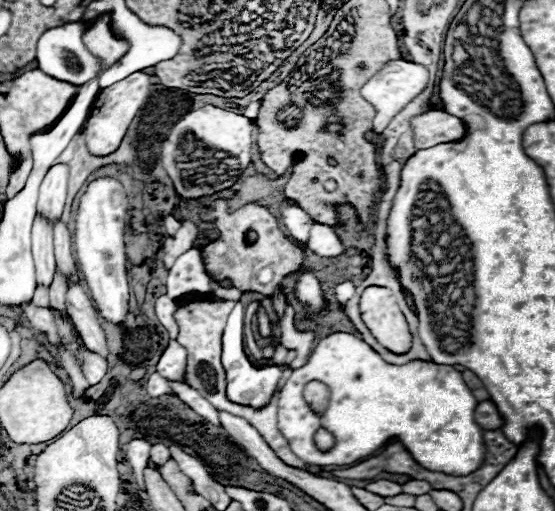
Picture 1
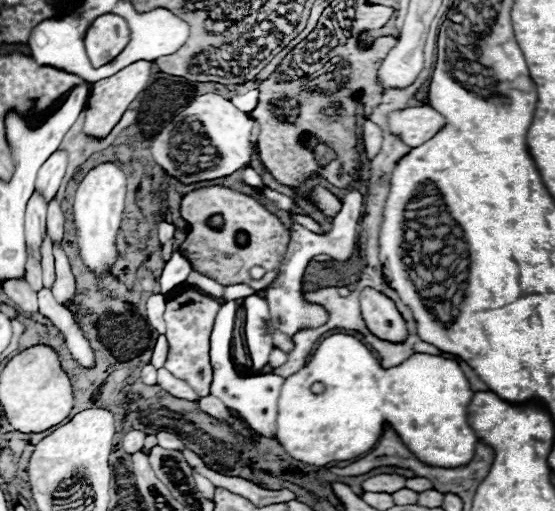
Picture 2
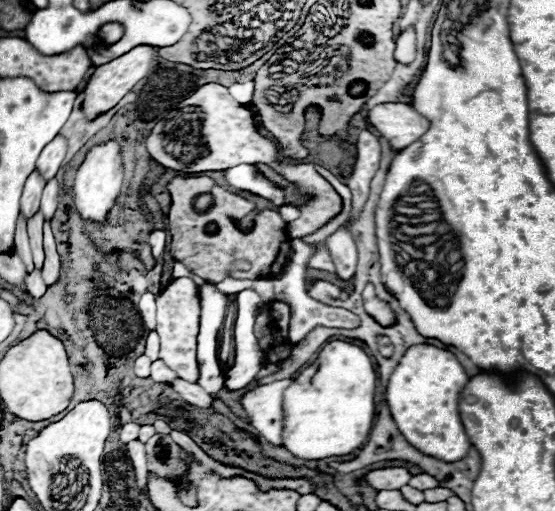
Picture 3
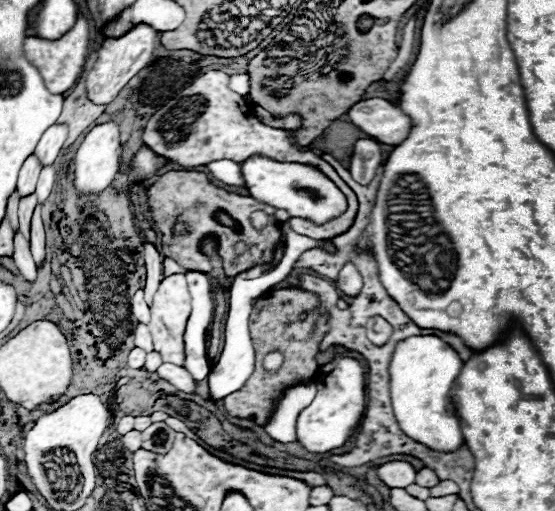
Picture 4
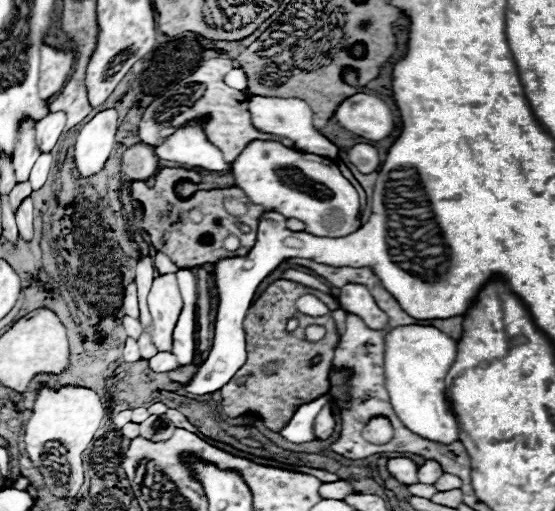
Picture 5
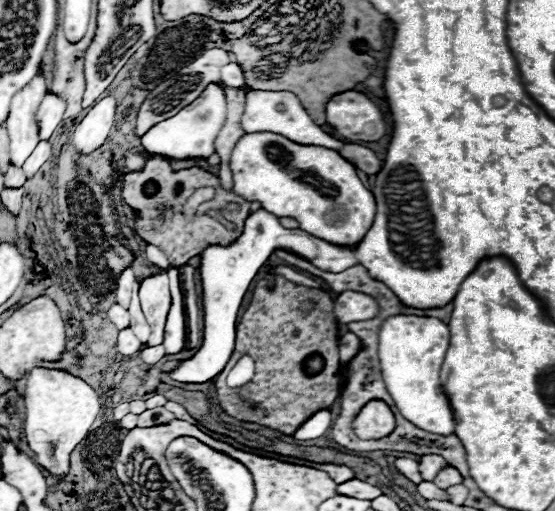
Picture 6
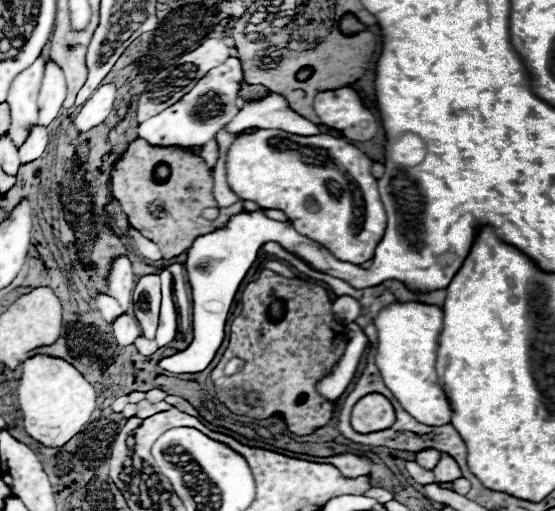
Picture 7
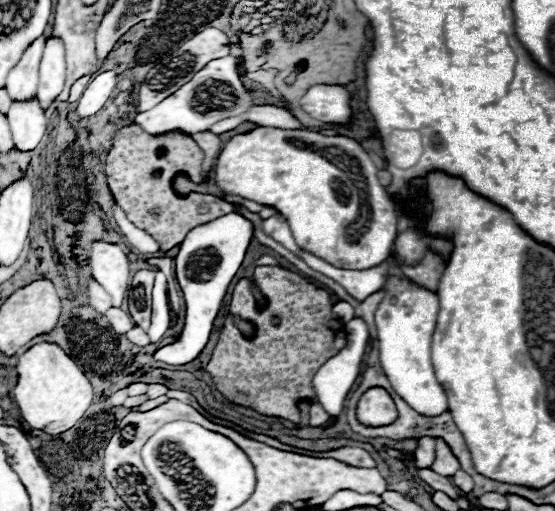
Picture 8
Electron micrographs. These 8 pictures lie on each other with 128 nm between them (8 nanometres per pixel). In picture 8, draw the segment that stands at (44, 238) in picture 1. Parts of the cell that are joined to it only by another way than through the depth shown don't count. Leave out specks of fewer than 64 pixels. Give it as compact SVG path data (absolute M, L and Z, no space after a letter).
M42 34L24 50L18 64L10 70L10 74L6 78L6 90L12 100L14 98L32 98L36 94L38 66L40 66L44 42L46 42L46 36Z

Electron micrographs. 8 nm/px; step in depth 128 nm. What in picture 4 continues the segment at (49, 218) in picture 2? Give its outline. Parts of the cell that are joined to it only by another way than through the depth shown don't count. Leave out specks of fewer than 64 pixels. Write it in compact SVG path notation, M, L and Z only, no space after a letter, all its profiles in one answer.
M42 166L42 172L38 176L38 182L36 182L36 196L40 202L44 202L52 188L54 188L54 180L56 180L56 170L54 166Z

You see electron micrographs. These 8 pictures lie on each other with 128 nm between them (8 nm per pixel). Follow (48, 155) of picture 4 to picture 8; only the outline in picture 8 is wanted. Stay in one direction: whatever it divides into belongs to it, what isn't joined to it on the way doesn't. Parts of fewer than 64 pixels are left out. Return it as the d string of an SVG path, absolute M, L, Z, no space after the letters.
M50 36L46 40L46 48L40 60L40 82L38 82L38 98L44 110L64 88L64 78L66 78L64 44L60 38Z

